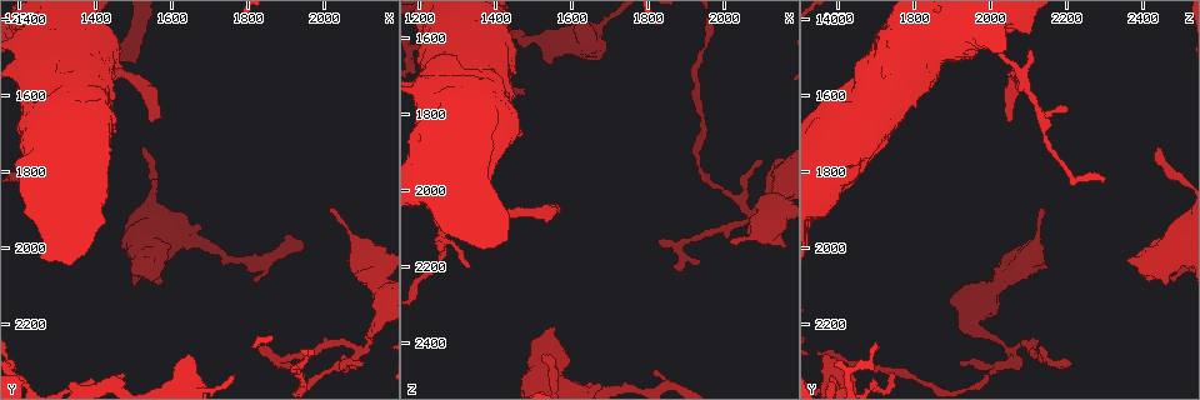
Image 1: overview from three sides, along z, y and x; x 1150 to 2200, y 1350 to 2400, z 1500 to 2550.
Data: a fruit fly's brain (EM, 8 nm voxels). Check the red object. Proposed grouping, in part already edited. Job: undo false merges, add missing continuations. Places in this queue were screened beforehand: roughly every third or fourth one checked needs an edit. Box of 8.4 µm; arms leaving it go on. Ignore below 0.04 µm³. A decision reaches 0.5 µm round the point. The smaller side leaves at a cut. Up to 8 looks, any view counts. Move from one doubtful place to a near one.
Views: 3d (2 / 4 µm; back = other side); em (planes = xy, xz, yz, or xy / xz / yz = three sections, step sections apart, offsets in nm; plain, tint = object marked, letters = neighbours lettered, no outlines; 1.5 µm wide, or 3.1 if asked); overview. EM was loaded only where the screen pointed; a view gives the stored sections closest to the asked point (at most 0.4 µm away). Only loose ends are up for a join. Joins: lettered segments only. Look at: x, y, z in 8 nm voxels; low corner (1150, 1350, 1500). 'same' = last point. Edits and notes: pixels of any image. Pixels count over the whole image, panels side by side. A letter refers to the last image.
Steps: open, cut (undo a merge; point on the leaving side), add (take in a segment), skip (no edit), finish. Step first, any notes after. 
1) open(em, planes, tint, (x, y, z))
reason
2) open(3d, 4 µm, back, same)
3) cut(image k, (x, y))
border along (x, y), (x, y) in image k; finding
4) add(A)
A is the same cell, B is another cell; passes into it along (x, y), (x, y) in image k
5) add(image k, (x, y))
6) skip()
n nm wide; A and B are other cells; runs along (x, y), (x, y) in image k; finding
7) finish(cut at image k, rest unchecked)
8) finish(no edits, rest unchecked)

open(3d, 4 µm, (2130, 2060, 2055))
thick turns thin

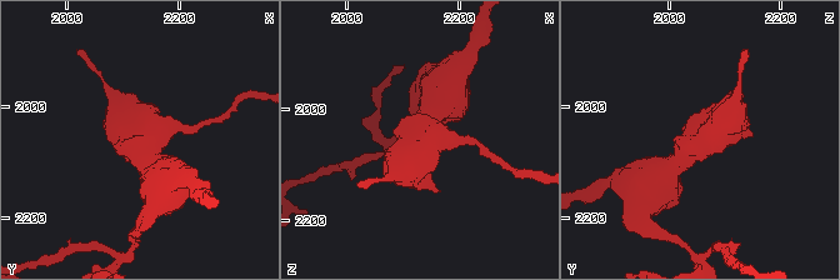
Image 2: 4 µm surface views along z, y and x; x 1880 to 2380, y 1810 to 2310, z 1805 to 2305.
open(em, xz, step 8, tint, (2130, 2070, 2060))

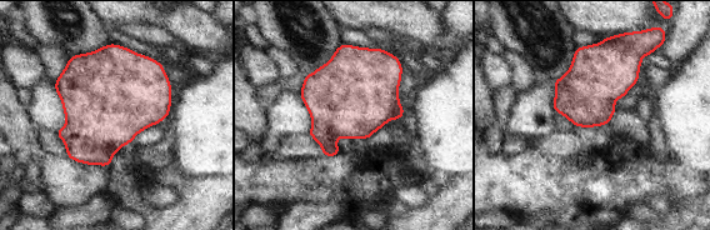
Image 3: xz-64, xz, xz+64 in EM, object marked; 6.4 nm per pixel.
open(em, xz, step 8, letters, same)
see the neighbours

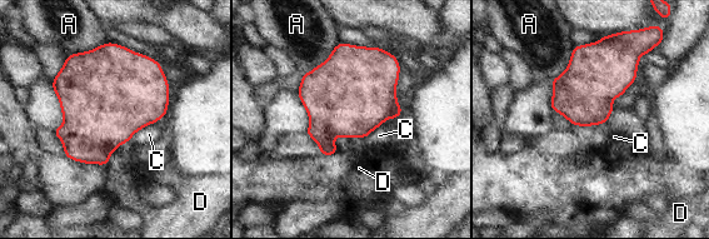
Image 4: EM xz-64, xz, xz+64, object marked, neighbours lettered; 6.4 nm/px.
skip()
A touches over 420 nm; A, C and D are other cells; border along (128, 142), (109, 155), (106, 165) in image 4; all the same cell

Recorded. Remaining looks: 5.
open(em, yz, step 8, letters, (2105, 2300, 1920))
thin end

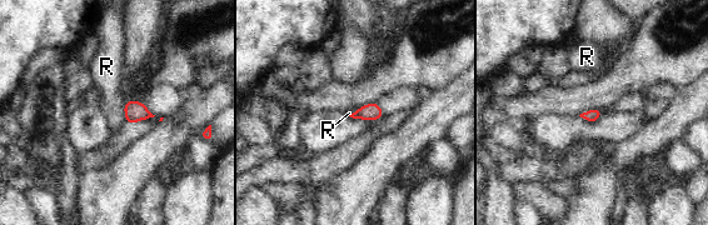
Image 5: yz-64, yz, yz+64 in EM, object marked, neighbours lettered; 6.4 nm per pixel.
skip()
R touches over 140 nm; R is another cell; border along (125, 101), (124, 110), (128, 123) in image 5; none of them fits

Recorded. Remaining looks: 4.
open(3d, 2 µm, (1320, 1640, 2195))

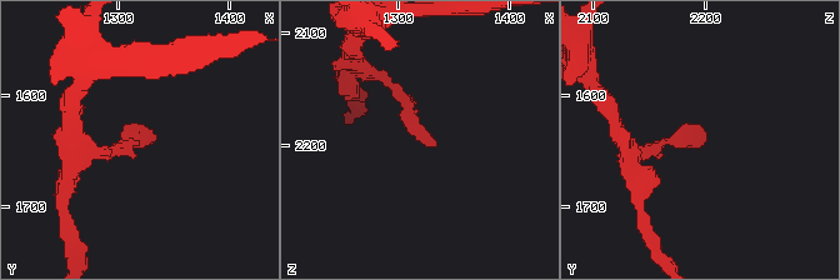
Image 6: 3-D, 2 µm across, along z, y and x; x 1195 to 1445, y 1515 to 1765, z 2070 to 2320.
open(em, planes, letters, (1328, 1642, 2200))
now the EM

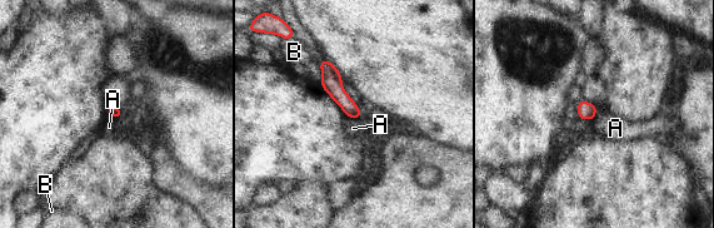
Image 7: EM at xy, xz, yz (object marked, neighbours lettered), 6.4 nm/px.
skip()
A and B are other cells; border along (349, 117), (360, 119) in image 7; no lettered segment goes on from it

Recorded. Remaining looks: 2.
finish(no edits, rest unchecked)

